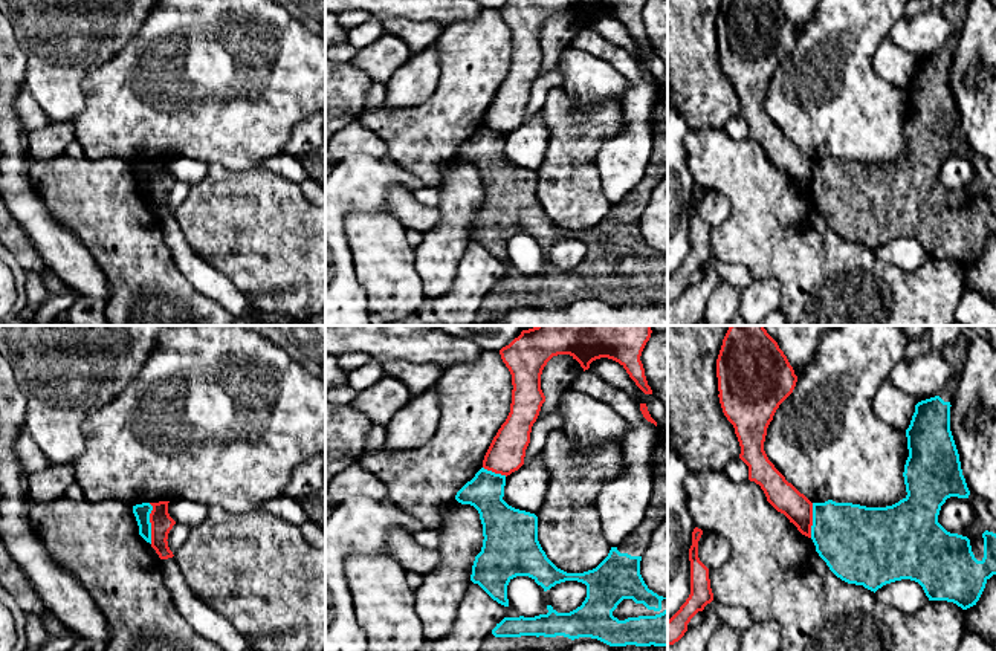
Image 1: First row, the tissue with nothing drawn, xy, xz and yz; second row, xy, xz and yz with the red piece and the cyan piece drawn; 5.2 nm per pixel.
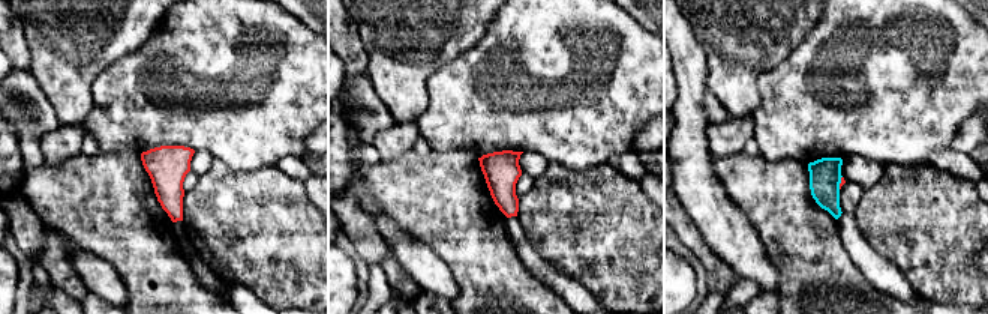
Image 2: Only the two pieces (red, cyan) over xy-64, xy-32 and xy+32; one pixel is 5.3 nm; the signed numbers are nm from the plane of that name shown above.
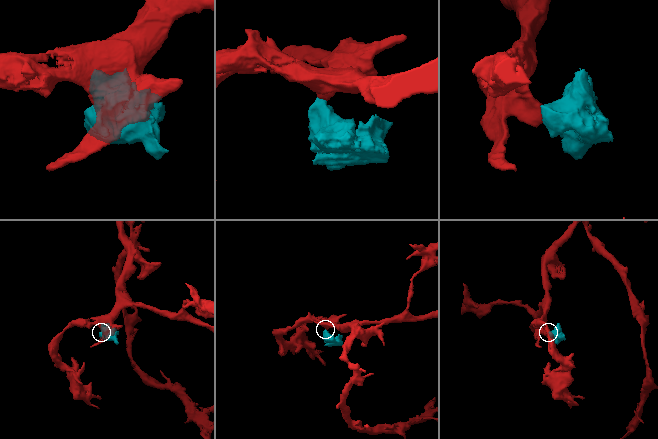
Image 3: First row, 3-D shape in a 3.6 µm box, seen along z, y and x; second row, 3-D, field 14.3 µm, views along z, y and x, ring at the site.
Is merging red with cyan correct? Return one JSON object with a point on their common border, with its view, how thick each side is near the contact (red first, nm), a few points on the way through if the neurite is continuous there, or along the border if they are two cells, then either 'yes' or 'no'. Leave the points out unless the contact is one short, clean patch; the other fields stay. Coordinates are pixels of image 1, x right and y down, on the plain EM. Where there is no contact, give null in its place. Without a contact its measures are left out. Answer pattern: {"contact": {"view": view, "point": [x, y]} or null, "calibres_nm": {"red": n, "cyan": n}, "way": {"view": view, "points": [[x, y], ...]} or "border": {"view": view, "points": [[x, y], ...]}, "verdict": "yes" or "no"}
{"contact": {"view": "xy", "point": [150, 179]}, "calibres_nm": {"red": 110, "cyan": 80}, "border": {"view": "xy", "points": [[148, 161], [151, 164], [151, 200]]}, "verdict": "no"}

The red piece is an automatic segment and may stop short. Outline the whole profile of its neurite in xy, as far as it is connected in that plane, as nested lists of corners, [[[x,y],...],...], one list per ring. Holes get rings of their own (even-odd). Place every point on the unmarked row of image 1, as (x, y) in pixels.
[[[170,159],[150,160],[153,168],[150,171],[151,180],[151,205],[156,208],[160,217],[173,215],[173,209],[168,205],[168,191],[176,179],[168,171]]]

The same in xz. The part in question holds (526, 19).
[[[510,0],[503,5],[500,12],[512,32],[512,61],[484,113],[483,125],[507,134],[524,122],[532,84],[545,60],[541,32],[553,14],[570,12],[584,29],[596,17],[613,17],[645,52],[652,52],[640,18],[645,3],[646,0]]]

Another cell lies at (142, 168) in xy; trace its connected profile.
[[[150,160],[133,164],[133,171],[139,183],[139,193],[150,202],[151,202],[151,180],[150,180],[151,168],[153,164]]]

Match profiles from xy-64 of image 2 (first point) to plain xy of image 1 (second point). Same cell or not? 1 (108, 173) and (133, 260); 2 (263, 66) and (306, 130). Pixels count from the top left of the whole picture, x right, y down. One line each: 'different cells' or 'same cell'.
1: same cell
2: different cells

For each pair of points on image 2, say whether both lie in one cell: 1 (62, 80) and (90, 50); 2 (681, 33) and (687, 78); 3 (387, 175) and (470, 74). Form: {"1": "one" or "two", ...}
{"1": "one", "2": "one", "3": "two"}

